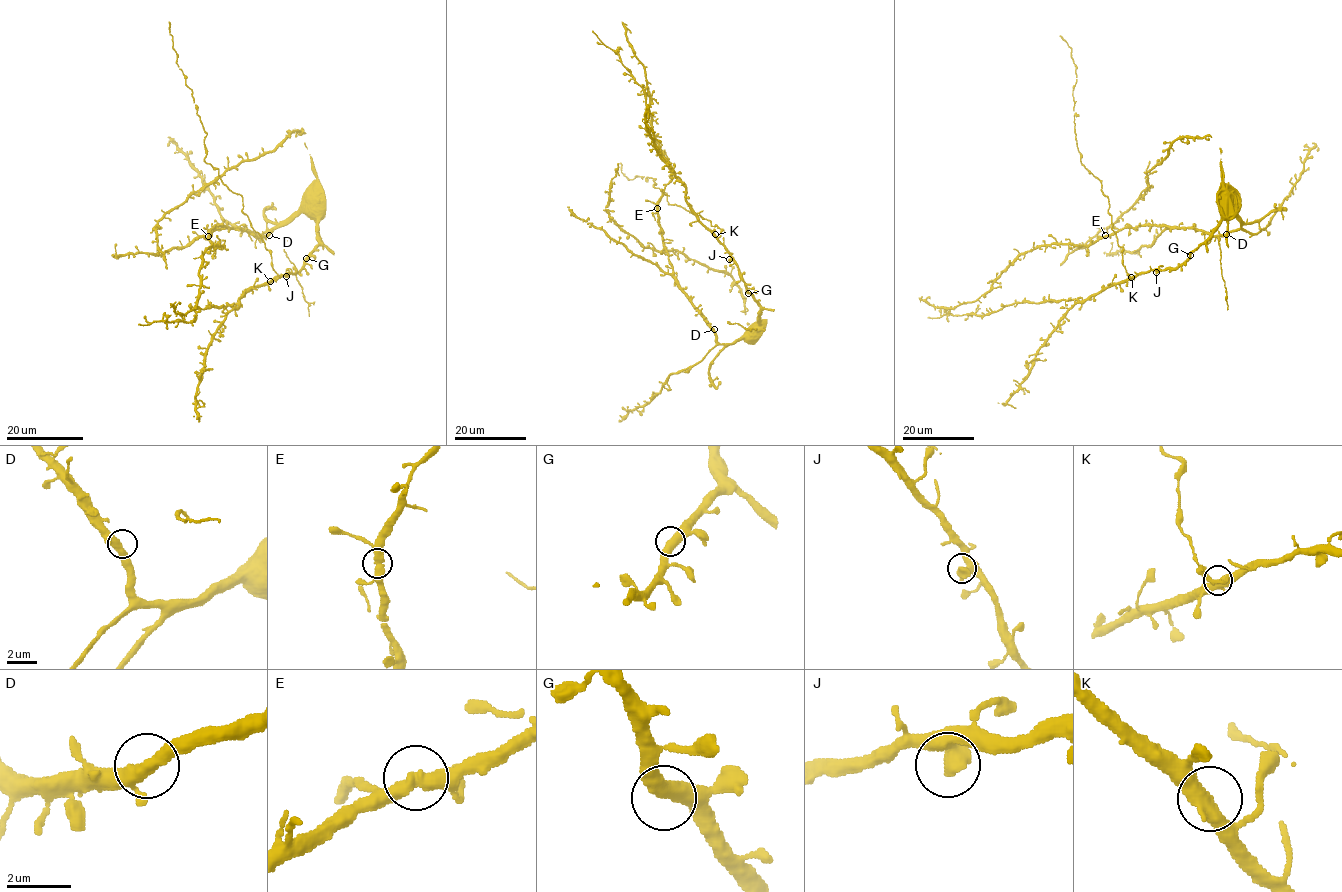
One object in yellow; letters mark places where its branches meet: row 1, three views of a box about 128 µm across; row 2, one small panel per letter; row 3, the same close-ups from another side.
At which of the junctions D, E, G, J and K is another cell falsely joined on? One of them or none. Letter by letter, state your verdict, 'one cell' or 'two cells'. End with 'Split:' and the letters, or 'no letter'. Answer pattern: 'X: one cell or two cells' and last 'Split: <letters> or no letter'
D: one cell
E: one cell
G: one cell
J: one cell
K: one cell
Split: no letter

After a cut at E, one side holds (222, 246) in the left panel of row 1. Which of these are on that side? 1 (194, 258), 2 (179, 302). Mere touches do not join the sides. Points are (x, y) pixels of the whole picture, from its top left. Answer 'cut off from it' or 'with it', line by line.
1: with it
2: with it

